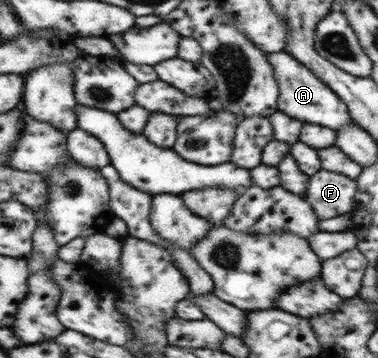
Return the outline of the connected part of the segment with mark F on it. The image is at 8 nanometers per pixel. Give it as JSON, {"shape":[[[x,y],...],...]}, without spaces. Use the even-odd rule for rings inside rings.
{"shape":[[[321,169],[309,176],[304,199],[311,205],[321,221],[351,213],[354,209],[356,190],[355,179]]]}

